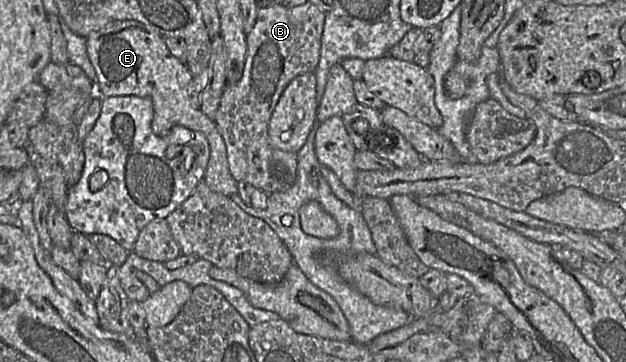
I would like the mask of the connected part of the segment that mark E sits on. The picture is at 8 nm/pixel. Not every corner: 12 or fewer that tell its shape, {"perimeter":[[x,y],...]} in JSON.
{"perimeter":[[135,20],[88,36],[99,97],[149,97],[151,128],[202,133],[203,181],[230,197],[216,123],[192,105],[192,75],[164,37]]}

